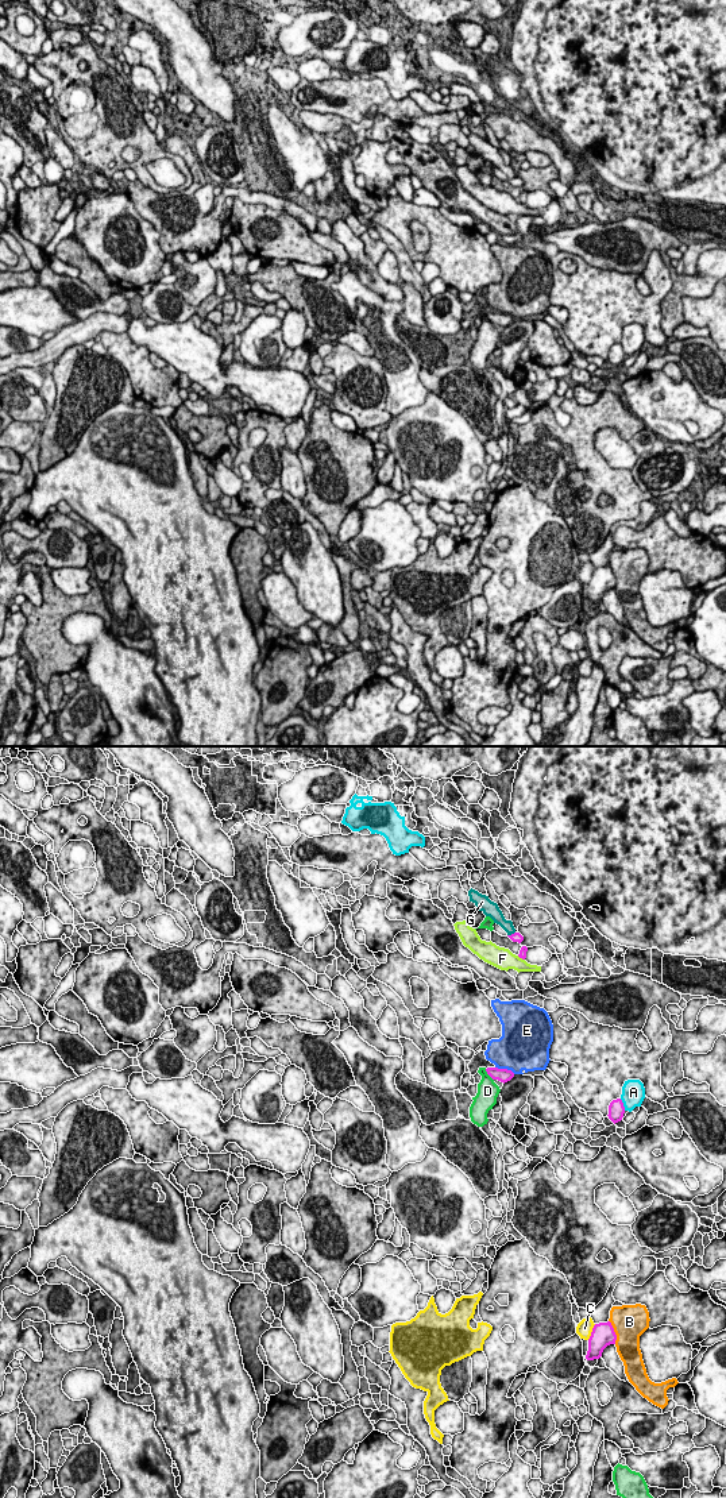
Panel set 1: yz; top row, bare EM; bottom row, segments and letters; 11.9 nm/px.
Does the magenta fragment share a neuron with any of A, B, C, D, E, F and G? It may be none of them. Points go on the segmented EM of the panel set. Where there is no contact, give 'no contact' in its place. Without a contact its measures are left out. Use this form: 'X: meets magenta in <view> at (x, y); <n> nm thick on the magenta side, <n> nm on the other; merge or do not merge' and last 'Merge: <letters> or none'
A: meets magenta in yz at (622, 1104); 190 nm thick on the magenta side, 280 nm on the other; do not merge
B: meets magenta in yz at (614, 1332); 280 nm thick on the magenta side, 420 nm on the other; do not merge
C: meets magenta in yz at (591, 1332); 280 nm thick on the magenta side, 190 nm on the other; do not merge
D: meets magenta in yz at (487, 1073); 160 nm thick on the magenta side, 260 nm on the other; do not merge
E: meets magenta in yz at (505, 1069); 160 nm thick on the magenta side, 460 nm on the other; do not merge
F: meets magenta in yz at (521, 957); 100 nm thick on the magenta side, 260 nm on the other; do not merge
G: meets magenta in yz at (512, 934); 120 nm thick on the magenta side, 140 nm on the other; do not merge
Merge: none

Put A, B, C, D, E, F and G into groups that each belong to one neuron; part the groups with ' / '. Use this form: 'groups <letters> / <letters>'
groups A / B / C / D / E / F / G

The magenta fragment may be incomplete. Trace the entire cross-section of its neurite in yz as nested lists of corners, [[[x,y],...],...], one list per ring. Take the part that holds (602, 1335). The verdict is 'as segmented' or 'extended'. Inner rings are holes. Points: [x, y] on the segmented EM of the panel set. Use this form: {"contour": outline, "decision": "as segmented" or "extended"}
{"contour": [[[610,1321],[595,1324],[588,1339],[588,1351],[586,1359],[599,1359],[603,1350],[610,1344],[615,1344],[615,1340],[617,1335]]], "decision": "as segmented"}

